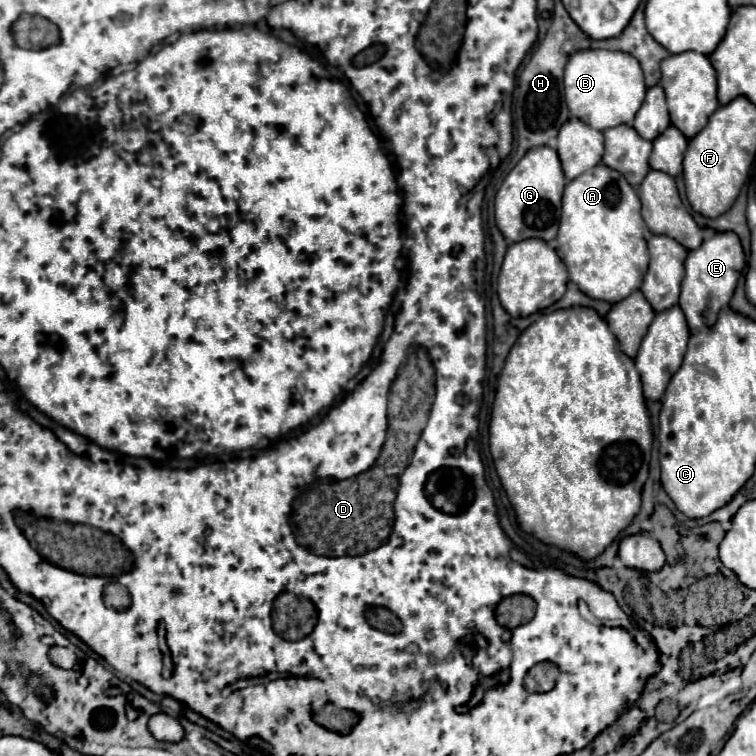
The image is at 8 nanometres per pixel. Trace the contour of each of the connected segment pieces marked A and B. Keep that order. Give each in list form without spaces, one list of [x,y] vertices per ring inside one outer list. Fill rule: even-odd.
[[[599,163],[587,169],[565,187],[557,251],[567,265],[569,279],[585,295],[613,305],[641,287],[649,265],[643,231],[639,197],[623,175],[607,165]]]
[[[579,51],[571,55],[565,66],[565,104],[570,115],[597,131],[633,123],[633,117],[645,99],[645,91],[647,87],[639,61],[621,51]]]

